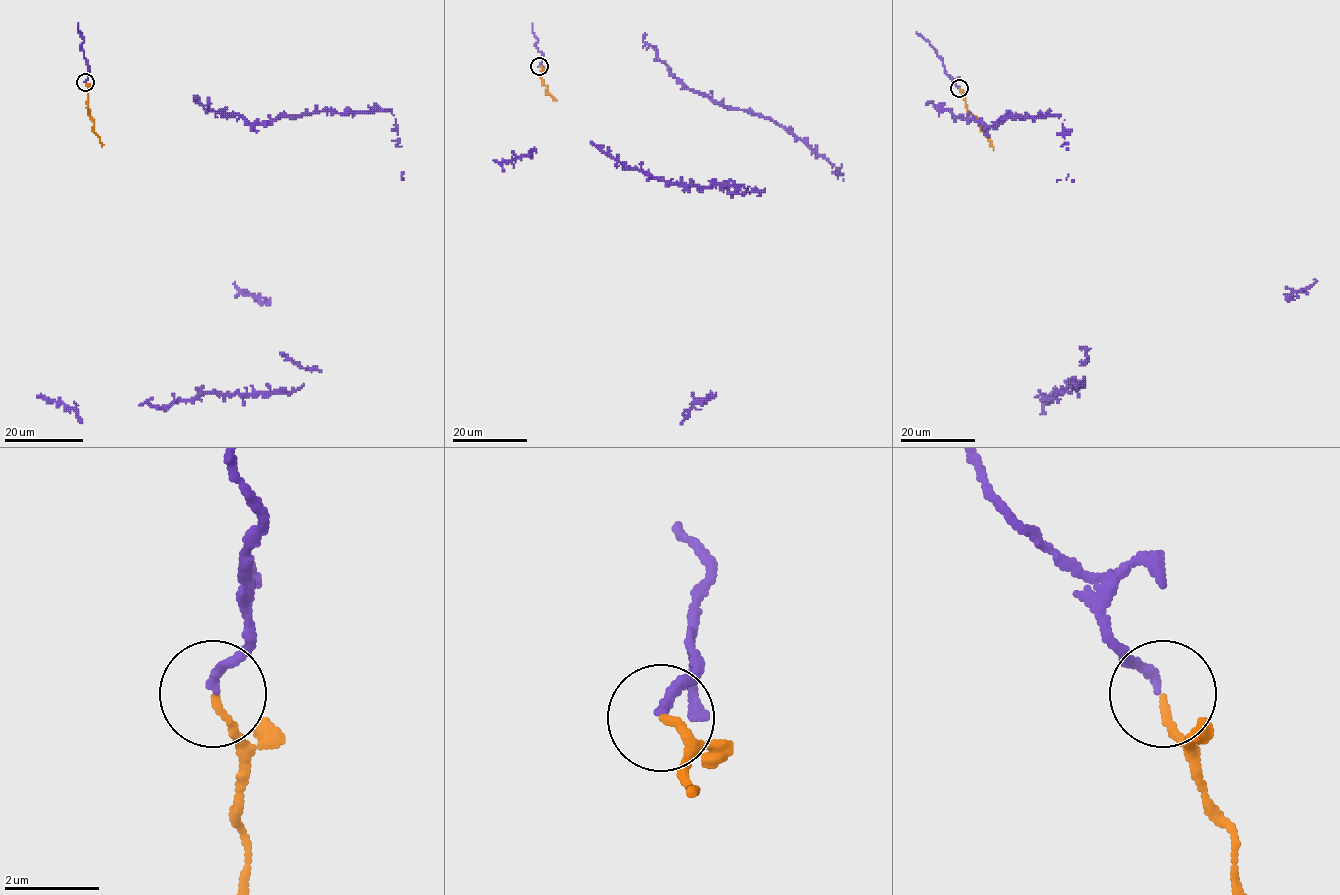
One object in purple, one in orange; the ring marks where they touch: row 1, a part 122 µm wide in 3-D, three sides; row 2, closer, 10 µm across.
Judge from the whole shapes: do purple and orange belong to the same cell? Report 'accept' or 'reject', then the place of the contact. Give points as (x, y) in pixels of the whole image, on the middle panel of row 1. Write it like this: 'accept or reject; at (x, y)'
accept; at (539, 66)

